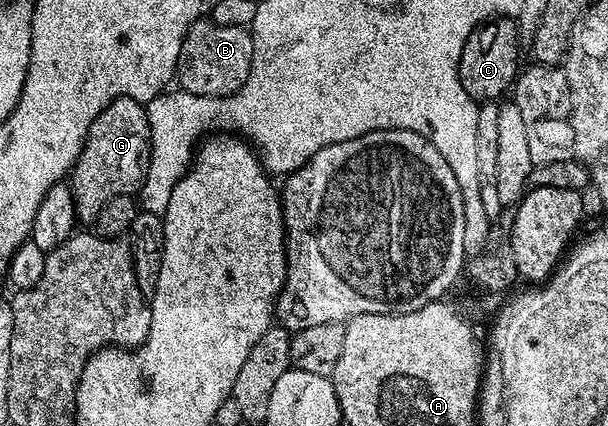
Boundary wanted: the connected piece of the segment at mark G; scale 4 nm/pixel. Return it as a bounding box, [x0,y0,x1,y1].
[69,98,151,223]

